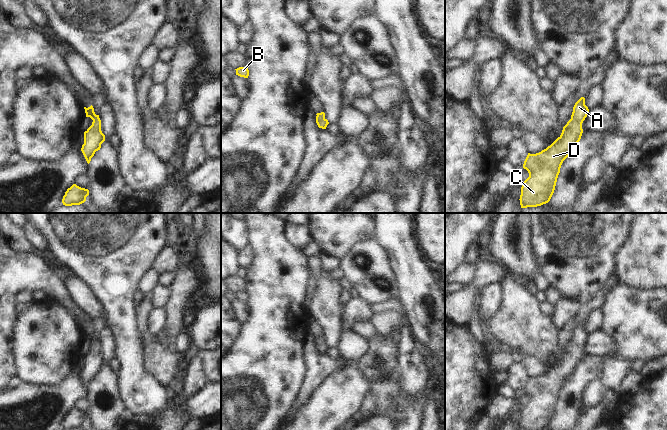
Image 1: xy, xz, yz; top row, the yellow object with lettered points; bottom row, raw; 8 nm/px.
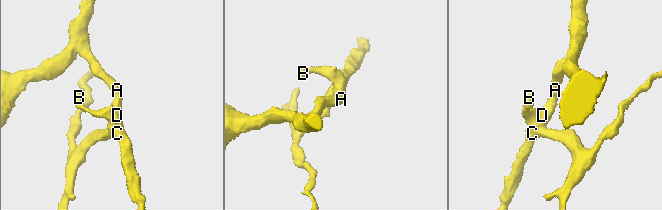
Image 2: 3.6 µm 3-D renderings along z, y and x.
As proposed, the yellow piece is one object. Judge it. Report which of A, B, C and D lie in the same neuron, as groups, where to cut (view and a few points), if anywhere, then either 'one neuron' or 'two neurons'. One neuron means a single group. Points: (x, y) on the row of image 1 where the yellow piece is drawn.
A B C D; no cut; one neuron

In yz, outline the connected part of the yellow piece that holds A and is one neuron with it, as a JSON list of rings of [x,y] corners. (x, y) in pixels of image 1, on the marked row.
[[[581,97],[575,103],[571,119],[563,127],[561,135],[541,152],[528,153],[523,168],[528,171],[529,177],[521,187],[521,208],[537,207],[550,201],[561,165],[580,141],[582,123],[588,113],[585,98]]]

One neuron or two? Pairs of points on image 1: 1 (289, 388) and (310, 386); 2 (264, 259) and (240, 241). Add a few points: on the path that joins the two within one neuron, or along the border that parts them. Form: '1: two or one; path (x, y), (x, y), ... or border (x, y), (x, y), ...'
1: two; border (307, 364), (307, 378), (303, 387)
2: two; border (246, 223), (250, 232), (251, 244)

